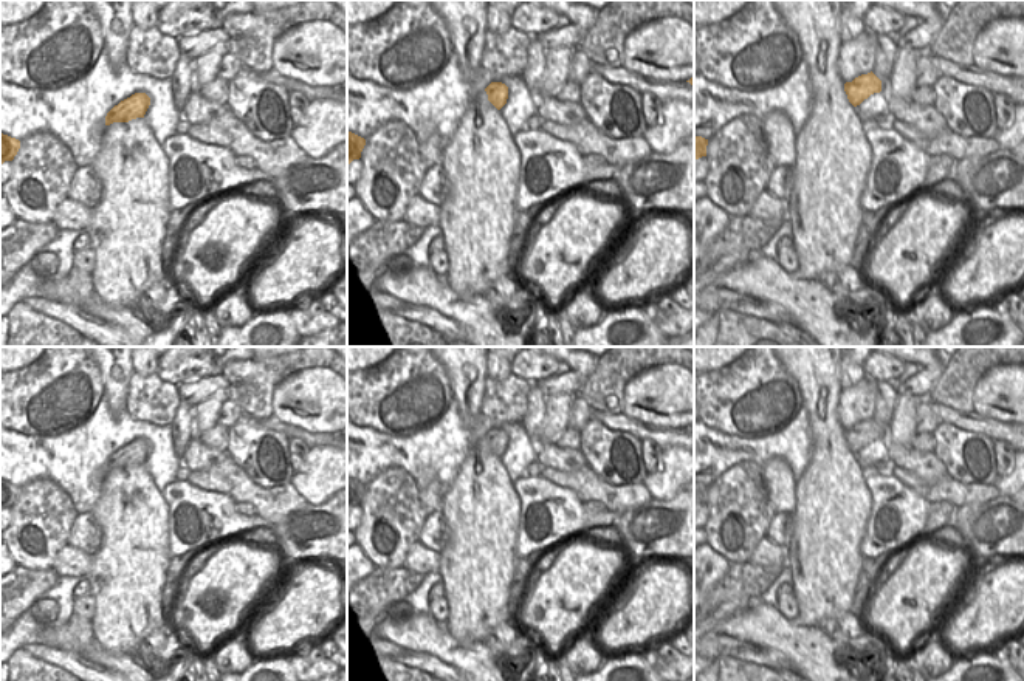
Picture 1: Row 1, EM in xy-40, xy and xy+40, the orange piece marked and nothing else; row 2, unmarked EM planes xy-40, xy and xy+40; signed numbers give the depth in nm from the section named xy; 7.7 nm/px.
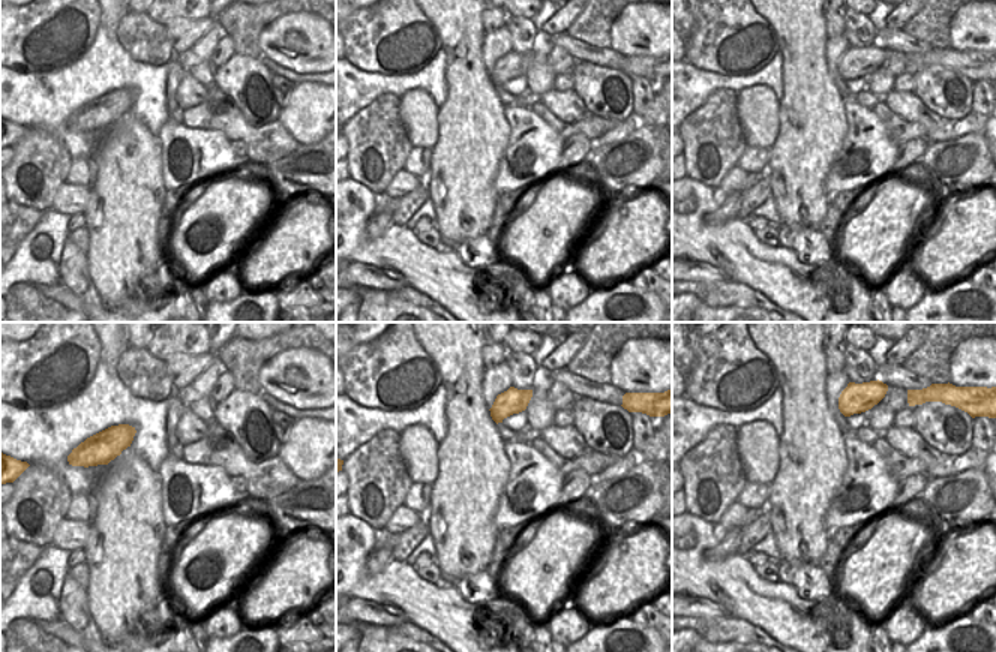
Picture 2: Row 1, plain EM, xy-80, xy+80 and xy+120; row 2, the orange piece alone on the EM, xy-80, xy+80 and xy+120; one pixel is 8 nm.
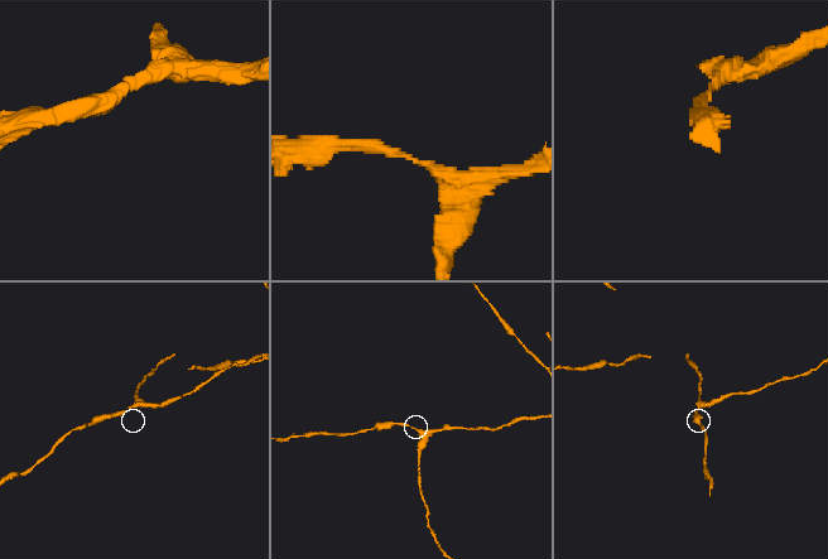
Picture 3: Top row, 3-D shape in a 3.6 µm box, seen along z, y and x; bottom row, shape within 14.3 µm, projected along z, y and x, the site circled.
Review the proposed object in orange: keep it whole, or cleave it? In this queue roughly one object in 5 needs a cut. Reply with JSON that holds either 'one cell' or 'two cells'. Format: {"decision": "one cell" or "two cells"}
{"decision": "one cell"}

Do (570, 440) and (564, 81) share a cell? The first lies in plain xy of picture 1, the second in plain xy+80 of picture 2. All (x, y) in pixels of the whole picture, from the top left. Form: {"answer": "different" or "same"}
{"answer": "same"}

